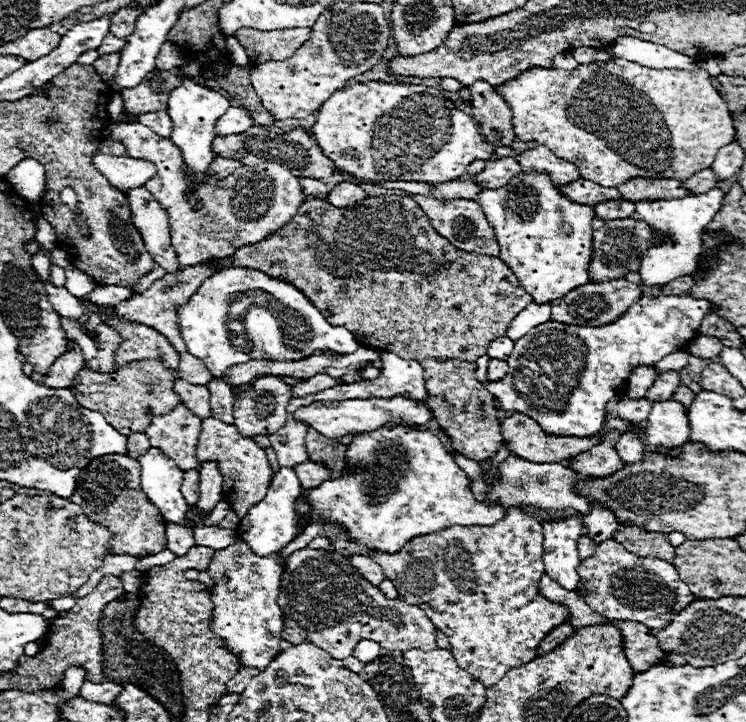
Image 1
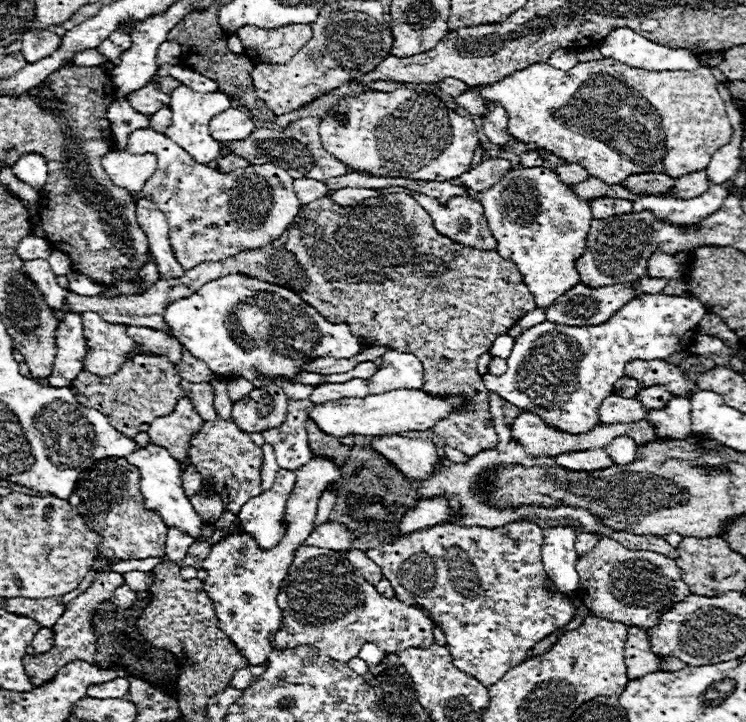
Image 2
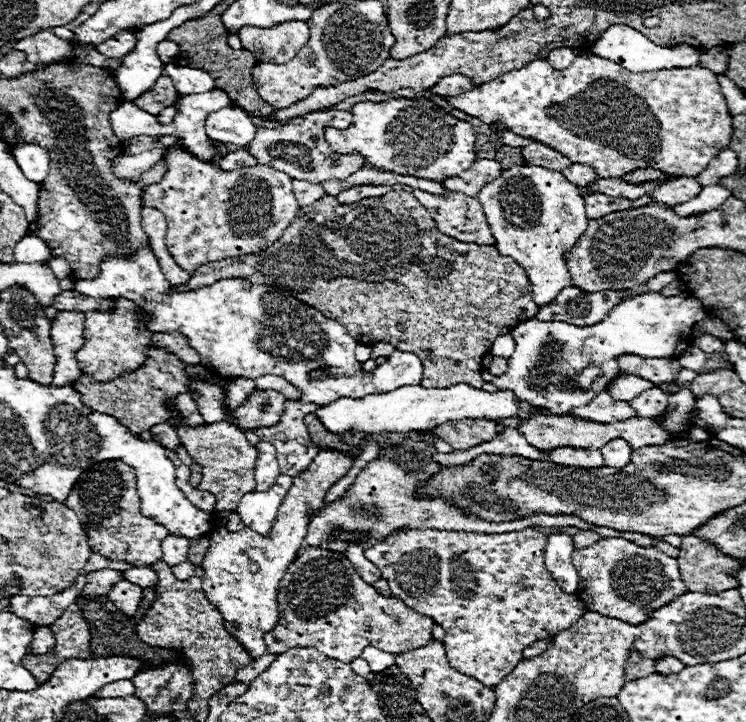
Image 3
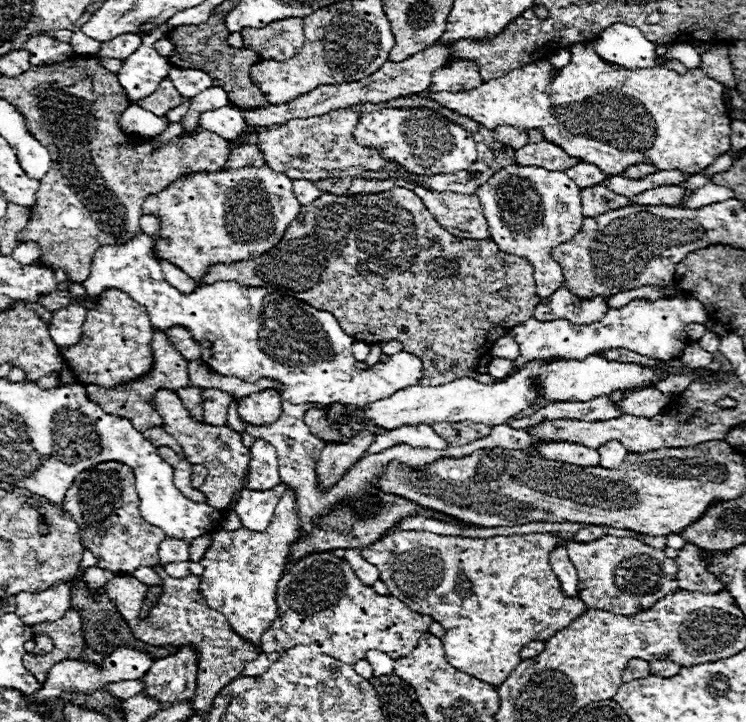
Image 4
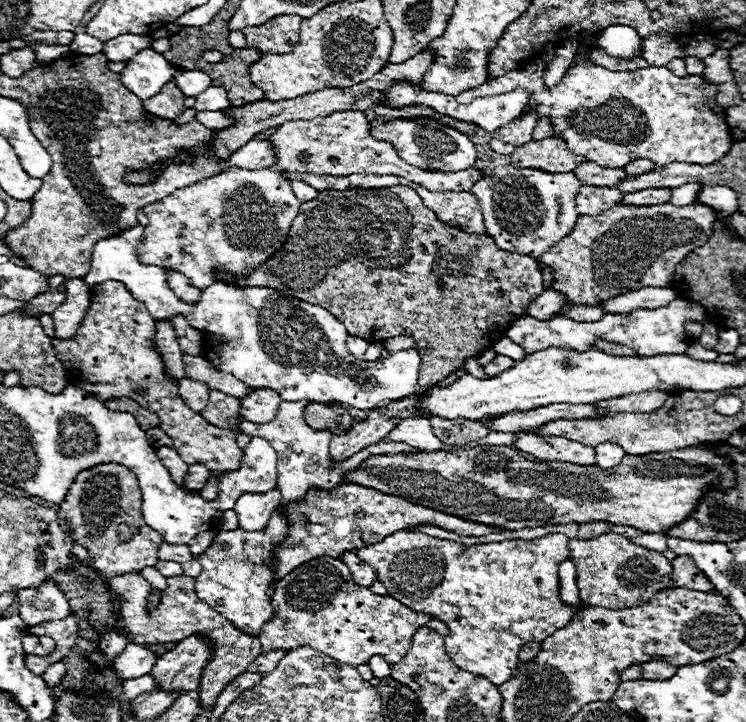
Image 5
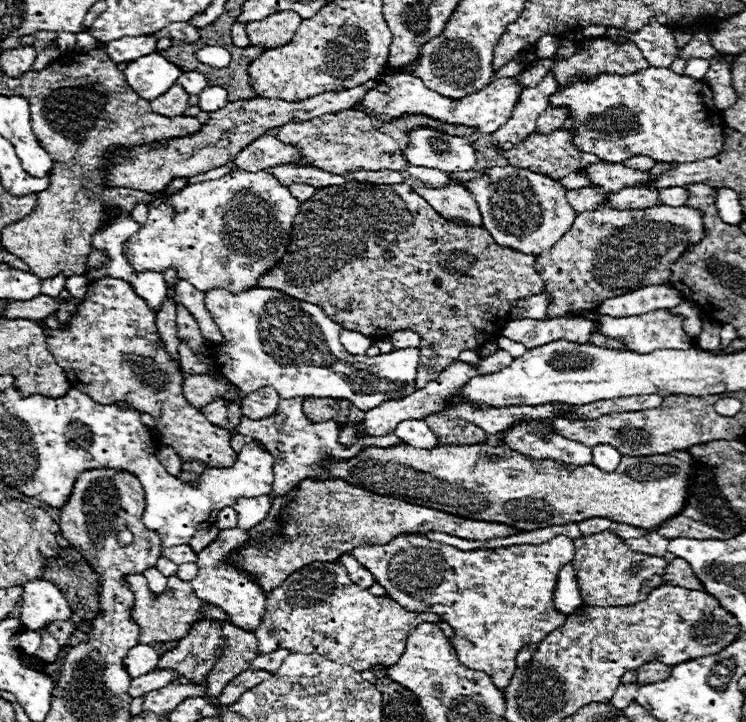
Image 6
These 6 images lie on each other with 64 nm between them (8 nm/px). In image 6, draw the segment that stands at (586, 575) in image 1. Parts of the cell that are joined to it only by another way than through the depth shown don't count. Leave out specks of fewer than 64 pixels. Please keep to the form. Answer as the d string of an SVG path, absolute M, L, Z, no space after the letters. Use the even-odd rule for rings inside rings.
M600 532L600 534L576 538L574 546L576 546L576 554L570 564L574 566L582 602L586 606L636 604L642 602L656 586L666 584L662 576L664 576L664 566L668 566L668 562L664 558L636 554L612 532Z

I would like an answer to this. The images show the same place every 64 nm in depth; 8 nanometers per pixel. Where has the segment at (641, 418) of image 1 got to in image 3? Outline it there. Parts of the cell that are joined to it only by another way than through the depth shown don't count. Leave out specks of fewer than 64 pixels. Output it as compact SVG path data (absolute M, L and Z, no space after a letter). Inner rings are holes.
M608 392L598 394L592 402L588 402L582 408L570 410L570 414L578 416L582 420L590 420L590 422L616 422L616 420L636 416L636 412L628 406L628 402L612 400Z

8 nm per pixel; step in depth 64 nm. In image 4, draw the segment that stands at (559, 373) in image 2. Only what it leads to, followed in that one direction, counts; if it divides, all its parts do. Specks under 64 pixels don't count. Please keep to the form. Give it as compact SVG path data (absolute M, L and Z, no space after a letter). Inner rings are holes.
M668 298L652 304L646 302L630 302L620 310L608 310L600 322L594 324L572 324L570 320L558 318L550 322L540 322L530 318L528 322L516 324L508 334L520 346L520 358L516 360L516 368L524 366L524 362L532 358L586 358L588 354L598 354L606 348L628 348L648 358L664 360L678 358L686 348L688 334L684 328L690 322L706 322L708 314L698 300L692 298Z

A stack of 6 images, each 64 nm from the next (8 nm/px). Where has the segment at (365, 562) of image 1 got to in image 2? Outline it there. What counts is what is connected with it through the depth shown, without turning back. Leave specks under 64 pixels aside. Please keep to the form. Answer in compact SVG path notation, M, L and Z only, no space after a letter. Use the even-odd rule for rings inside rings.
M352 548L352 550L348 550L346 558L352 562L352 566L360 572L360 576L362 576L364 580L376 584L376 582L380 582L380 580L384 578L382 572L380 572L380 568L378 568L370 558L366 558L366 554L364 554L362 550Z

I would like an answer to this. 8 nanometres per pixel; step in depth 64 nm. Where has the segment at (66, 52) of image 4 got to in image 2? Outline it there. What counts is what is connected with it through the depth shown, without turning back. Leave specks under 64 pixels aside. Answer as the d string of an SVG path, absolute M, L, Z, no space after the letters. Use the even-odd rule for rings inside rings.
M48 30L26 32L26 34L22 34L20 40L12 42L10 46L6 46L4 52L6 54L22 52L28 62L38 62L38 60L42 60L46 56L52 56L60 48L60 42L62 42L62 38L52 34L52 32L48 32Z

